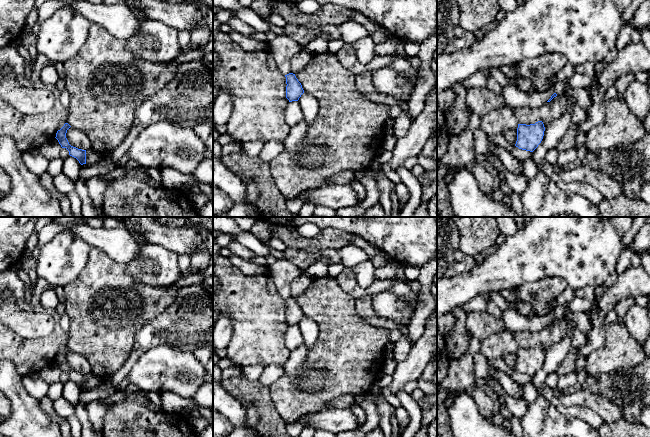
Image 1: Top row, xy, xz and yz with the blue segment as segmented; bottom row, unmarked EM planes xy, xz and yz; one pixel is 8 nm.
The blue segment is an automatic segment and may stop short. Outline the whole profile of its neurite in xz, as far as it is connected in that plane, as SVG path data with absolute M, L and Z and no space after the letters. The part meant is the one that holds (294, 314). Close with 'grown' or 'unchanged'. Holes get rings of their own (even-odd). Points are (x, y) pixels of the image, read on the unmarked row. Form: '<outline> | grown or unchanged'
M289 297L286 301L286 322L289 326L298 325L304 317L301 307L296 302L295 298Z | unchanged

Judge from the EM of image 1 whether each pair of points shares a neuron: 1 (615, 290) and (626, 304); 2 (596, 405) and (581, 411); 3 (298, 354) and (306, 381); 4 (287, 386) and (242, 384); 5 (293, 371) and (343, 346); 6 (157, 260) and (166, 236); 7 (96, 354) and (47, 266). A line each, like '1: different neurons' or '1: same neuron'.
1: different neurons
2: different neurons
3: same neuron
4: different neurons
5: different neurons
6: different neurons
7: different neurons

